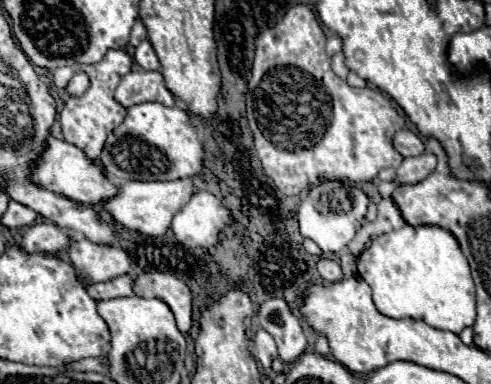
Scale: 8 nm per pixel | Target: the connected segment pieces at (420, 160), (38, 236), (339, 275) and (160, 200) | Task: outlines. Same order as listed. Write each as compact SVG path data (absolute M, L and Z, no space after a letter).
M423 154L417 158L405 158L401 166L397 168L397 182L401 184L415 184L425 180L437 166L437 156L435 154Z
M33 224L23 232L21 248L25 252L57 252L65 248L69 238L55 224Z
M327 256L319 258L317 270L319 270L319 274L321 274L325 280L329 280L329 282L339 282L339 280L343 280L343 268L341 268L341 264L339 264L337 260L327 258Z
M181 178L173 182L125 182L119 186L121 194L115 200L109 200L105 204L105 210L115 216L117 222L121 222L125 228L137 230L145 236L163 236L171 228L173 216L191 200L191 196L197 192L191 178Z

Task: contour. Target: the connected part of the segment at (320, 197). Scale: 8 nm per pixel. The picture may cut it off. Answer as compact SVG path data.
M321 182L311 188L307 198L301 202L297 220L301 226L301 236L311 238L325 254L337 254L347 248L347 244L355 238L357 230L363 226L365 212L369 206L369 198L359 188L345 188L341 182Z

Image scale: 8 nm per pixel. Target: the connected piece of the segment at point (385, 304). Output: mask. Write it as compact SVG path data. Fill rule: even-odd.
M409 226L377 236L369 248L365 248L357 258L359 276L371 286L373 302L377 310L389 318L413 318L423 320L433 328L449 330L461 334L463 328L475 324L475 286L471 280L467 258L463 256L459 242L451 232L435 226Z

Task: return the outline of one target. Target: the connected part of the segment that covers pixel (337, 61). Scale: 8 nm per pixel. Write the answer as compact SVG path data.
M337 52L337 54L333 56L333 72L335 72L339 78L347 78L349 68L347 68L347 64L345 64L343 52Z

